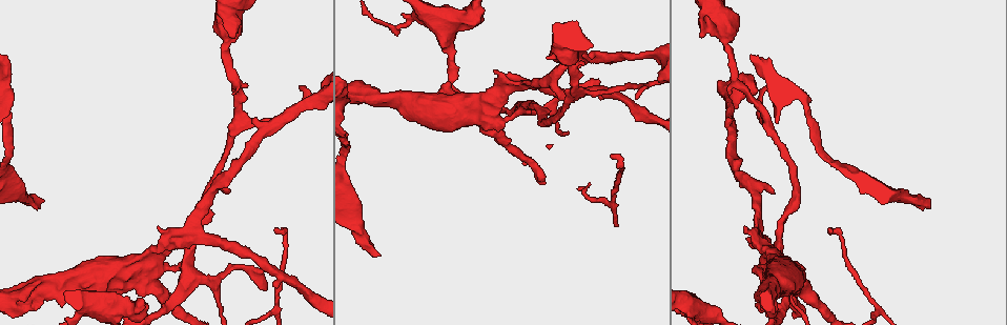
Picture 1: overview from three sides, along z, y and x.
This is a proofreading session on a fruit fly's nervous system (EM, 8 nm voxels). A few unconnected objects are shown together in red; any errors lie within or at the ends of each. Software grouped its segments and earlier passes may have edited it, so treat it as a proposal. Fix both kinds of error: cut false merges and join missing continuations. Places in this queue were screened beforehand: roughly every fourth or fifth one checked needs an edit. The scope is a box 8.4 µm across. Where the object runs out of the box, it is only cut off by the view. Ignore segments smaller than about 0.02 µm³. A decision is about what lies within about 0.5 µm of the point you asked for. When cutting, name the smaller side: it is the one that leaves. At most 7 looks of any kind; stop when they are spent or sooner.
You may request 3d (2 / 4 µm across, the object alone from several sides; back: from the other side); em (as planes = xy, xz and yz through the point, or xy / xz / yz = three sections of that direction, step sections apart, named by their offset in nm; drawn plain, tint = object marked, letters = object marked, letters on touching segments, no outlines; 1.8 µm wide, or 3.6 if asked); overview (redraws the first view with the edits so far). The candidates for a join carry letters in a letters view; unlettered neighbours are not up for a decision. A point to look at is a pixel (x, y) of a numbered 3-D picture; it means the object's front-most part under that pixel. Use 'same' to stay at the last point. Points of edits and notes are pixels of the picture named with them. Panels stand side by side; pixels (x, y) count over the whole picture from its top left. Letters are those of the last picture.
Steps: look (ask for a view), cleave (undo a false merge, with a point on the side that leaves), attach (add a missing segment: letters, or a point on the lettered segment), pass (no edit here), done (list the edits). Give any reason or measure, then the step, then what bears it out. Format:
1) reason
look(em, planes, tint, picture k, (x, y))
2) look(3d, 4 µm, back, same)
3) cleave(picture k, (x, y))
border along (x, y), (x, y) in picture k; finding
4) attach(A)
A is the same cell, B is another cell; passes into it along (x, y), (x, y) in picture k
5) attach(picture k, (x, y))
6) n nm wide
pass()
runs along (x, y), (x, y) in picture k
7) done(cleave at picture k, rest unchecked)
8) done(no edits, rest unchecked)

end of a long branch
look(3d, 2 µm, picture 1, (926, 201))

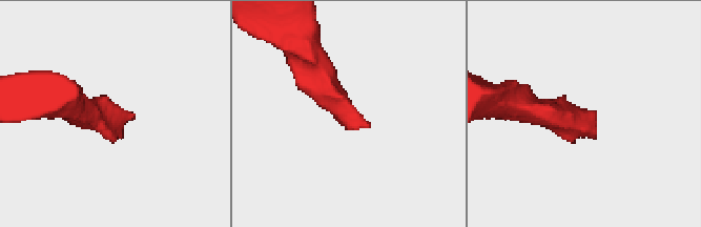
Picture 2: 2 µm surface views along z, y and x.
now the EM
look(em, yz, step 8, letters, picture 2, (592, 118))

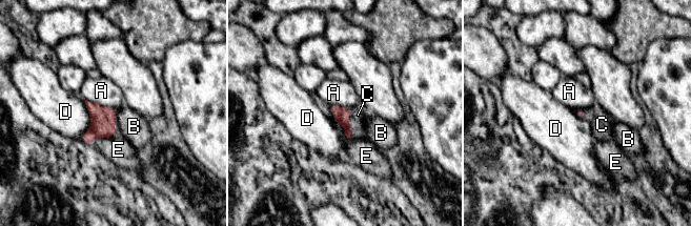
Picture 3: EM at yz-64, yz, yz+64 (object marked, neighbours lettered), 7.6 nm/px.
attach(C)
C is the same cell, A, B, D and E are other cells; passes into it along (341, 115), (348, 123), (359, 114) in picture 3; it goes on there

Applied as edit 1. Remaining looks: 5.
branch stops here
look(3d, 4 µm, picture 1, (744, 226))

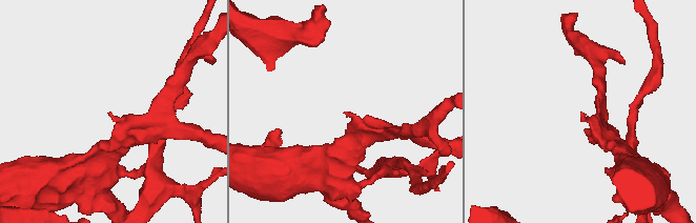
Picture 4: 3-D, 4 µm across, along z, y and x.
look(em, planes, letters, picture 4, (582, 114))

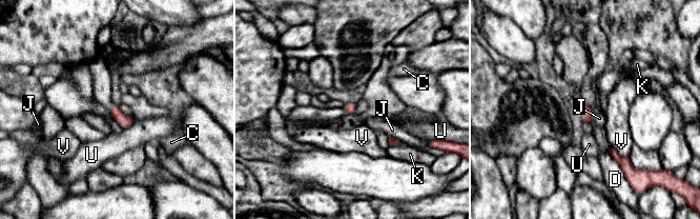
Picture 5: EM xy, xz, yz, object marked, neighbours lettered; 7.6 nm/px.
pass()
C, D, J, K, U and V are other cells; border along (595, 111), (593, 123) in picture 5; no lettered segment goes on from it

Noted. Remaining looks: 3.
look(3d, 2 µm, picture 1, (452, 93))

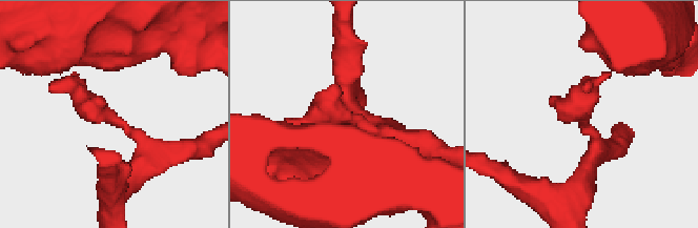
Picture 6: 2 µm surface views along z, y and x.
look(em, yz, step 16, tint, picture 6, (586, 124))

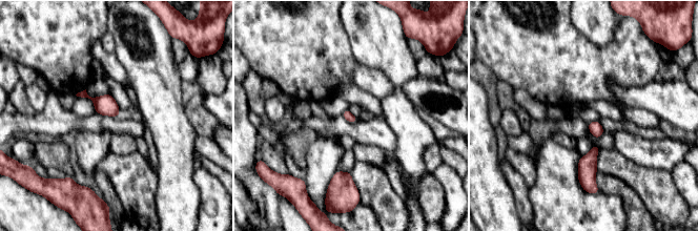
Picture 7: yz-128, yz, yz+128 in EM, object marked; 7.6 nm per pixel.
look(em, planes, letters, same)

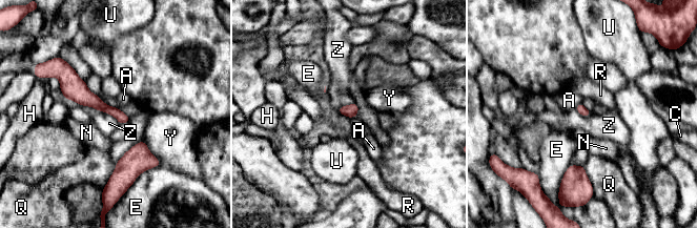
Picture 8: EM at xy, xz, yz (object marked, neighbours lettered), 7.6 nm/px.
E touches over 260 nm
cleave(picture 8, (96, 102))
A, C, E, H, N, Q, R, U, Y and Z are other cells; the part that leaves runs along (91, 96), (103, 107), (126, 119) in picture 8; two cells meet here

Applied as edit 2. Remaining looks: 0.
done(attach at picture 3, cleave at picture 8, rest unchecked)

